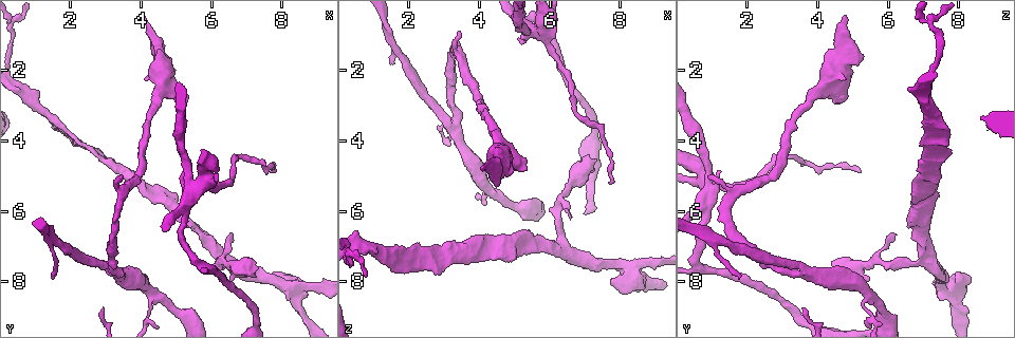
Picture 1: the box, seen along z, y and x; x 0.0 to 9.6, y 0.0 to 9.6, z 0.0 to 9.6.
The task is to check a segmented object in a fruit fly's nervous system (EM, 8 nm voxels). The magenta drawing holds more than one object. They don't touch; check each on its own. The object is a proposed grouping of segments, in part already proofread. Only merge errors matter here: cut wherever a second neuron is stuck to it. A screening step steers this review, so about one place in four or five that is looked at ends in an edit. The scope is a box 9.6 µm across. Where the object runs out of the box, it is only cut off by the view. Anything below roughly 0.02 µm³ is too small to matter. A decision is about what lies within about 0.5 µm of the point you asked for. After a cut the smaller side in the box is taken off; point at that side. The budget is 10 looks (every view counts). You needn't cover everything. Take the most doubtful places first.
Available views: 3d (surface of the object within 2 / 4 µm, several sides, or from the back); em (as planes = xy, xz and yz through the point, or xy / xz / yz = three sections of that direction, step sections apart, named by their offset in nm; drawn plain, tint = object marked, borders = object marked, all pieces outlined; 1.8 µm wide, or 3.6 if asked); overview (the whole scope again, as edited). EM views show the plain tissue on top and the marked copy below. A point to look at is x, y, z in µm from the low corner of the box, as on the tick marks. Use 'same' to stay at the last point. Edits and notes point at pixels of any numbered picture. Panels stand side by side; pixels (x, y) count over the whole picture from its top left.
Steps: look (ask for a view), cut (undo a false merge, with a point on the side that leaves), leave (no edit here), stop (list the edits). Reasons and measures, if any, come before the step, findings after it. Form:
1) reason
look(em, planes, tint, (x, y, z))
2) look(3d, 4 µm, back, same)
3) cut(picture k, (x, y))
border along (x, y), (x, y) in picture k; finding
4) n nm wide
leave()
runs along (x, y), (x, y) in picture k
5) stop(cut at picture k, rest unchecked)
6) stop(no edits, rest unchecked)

abrupt turn
look(em, planes, tint, (3.25, 7.65, 3.60))

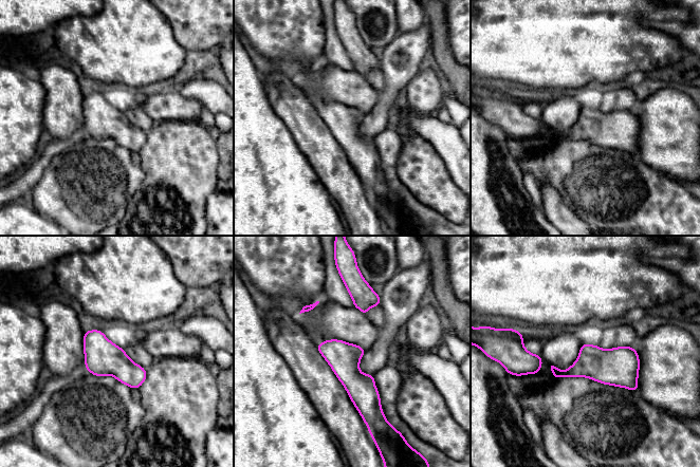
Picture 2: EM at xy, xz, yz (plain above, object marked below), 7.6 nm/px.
leave()
one neuron here

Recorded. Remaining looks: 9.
calibre changes
look(em, planes, tint, (5.45, 5.45, 0.90))

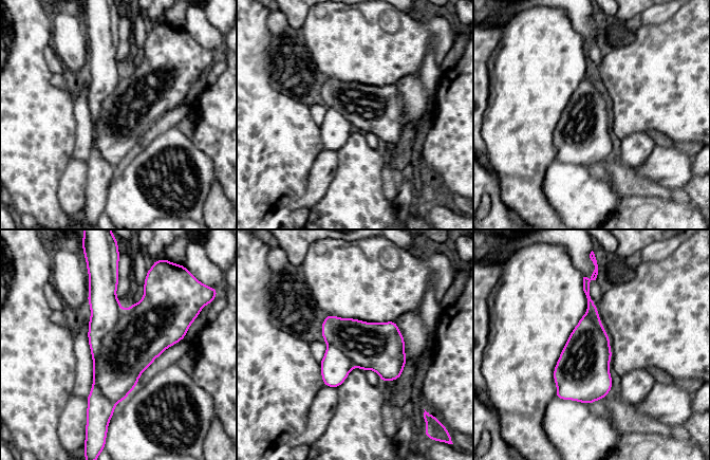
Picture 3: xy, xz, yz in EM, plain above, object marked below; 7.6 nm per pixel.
cut(picture 3, (137, 338))
border along (123, 310), (93, 362) in picture 3; two neurons meet here

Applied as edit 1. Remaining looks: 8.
see it whole again
look(overview)

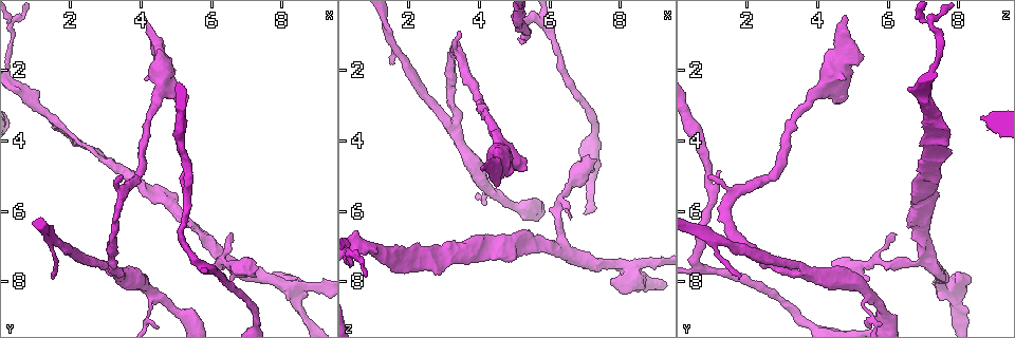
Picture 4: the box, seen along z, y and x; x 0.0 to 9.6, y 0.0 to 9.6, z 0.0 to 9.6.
three-way junction
look(3d, 2 µm, back, (4.75, 5.75, 6.85))

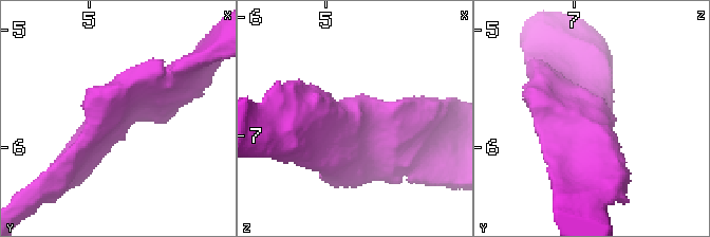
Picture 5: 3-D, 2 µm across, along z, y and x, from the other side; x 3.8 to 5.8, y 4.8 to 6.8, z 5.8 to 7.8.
need the tissue
look(em, planes, tint, (4.72, 5.76, 6.84))

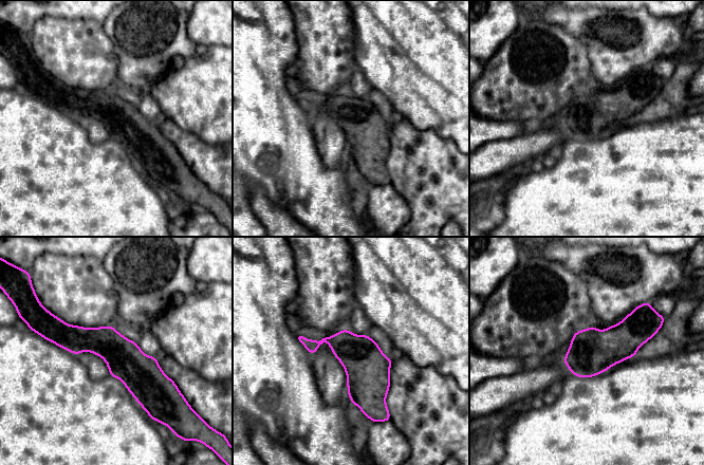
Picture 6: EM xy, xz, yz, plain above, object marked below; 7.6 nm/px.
leave()
runs along (53, 339), (106, 341), (170, 384) in picture 6; all the same neuron

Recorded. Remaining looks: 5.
closes a loop
look(em, planes, tint, (2.55, 4.25, 7.10))

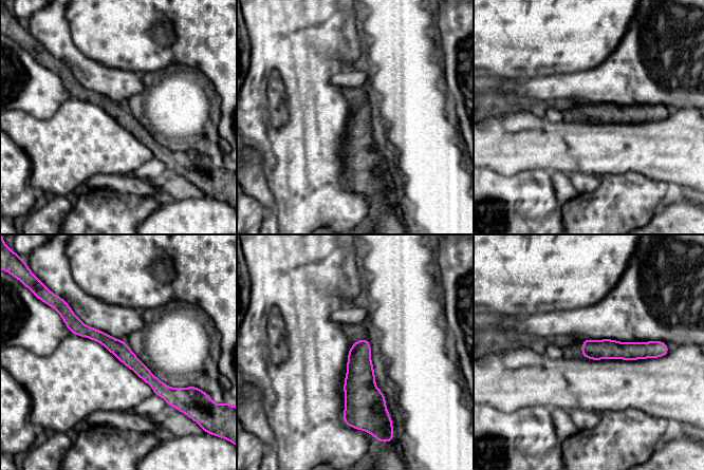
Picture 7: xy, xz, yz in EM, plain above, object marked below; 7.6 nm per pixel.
leave()
runs along (70, 313), (167, 393) in picture 7; one neuron here

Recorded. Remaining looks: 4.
stop(cut at picture 3, rest unchecked)

